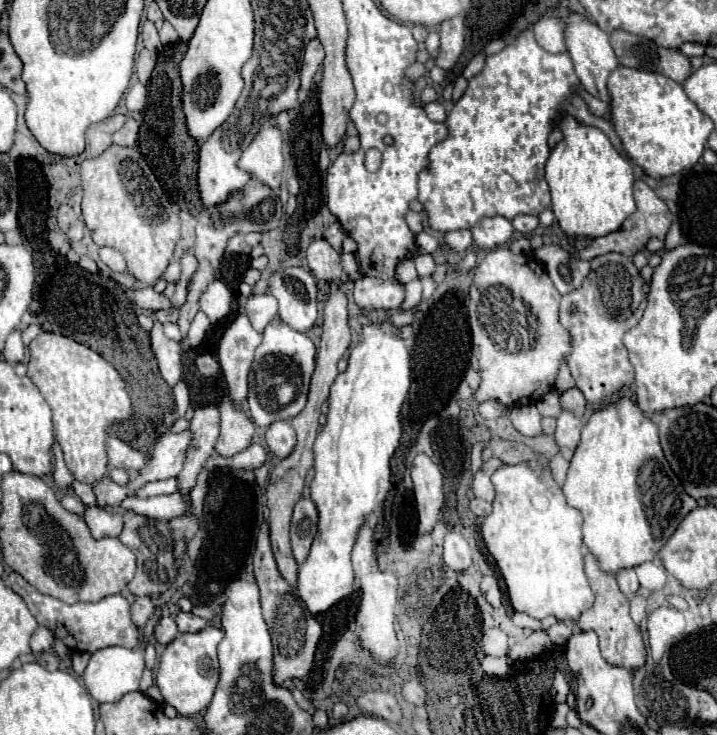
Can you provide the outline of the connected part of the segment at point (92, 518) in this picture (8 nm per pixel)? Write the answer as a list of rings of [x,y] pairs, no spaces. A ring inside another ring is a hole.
[[[98,506],[86,508],[84,520],[88,522],[92,538],[118,536],[122,532],[122,518],[120,518],[120,514],[108,514],[108,510],[102,510]]]

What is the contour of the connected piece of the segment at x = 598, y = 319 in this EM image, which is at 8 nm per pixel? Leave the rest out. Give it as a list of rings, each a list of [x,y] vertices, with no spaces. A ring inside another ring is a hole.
[[[610,252],[596,256],[590,264],[592,270],[584,284],[578,290],[562,296],[558,318],[560,324],[572,334],[572,354],[568,358],[568,366],[572,378],[576,380],[576,388],[584,394],[590,406],[598,406],[622,386],[630,386],[634,382],[634,370],[628,360],[628,350],[622,344],[622,336],[642,318],[648,284],[632,260],[624,254]],[[572,304],[578,306],[576,314],[568,312]]]

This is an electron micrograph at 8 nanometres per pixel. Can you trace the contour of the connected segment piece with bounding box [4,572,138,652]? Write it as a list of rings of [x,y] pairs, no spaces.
[[[8,572],[4,576],[6,584],[18,592],[38,624],[48,628],[56,640],[64,642],[70,650],[80,650],[80,652],[96,652],[106,646],[124,646],[124,648],[138,648],[138,628],[132,622],[130,616],[130,604],[122,594],[112,594],[102,598],[100,602],[76,602],[76,604],[66,604],[62,600],[56,600],[52,596],[40,594],[36,588],[32,588],[20,574]]]

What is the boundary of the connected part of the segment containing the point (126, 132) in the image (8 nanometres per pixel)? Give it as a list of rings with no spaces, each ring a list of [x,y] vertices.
[[[128,118],[124,126],[112,134],[112,142],[118,146],[134,146],[138,138],[138,126],[140,124],[134,118]]]

